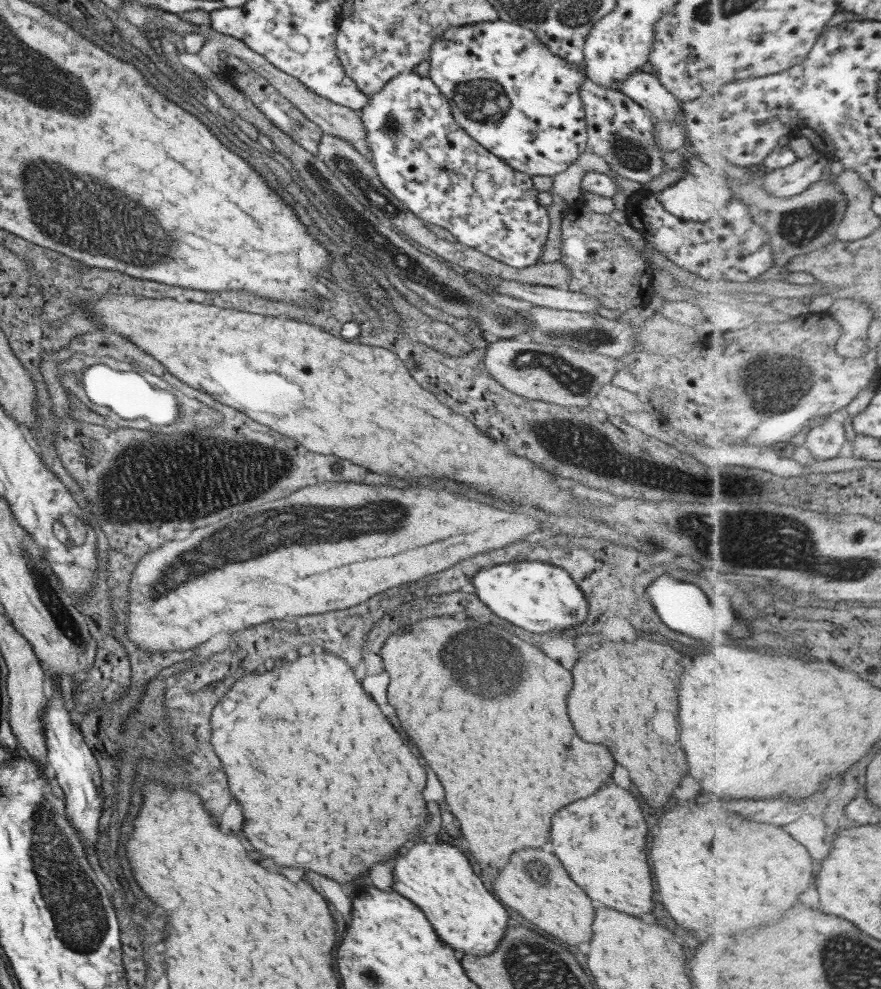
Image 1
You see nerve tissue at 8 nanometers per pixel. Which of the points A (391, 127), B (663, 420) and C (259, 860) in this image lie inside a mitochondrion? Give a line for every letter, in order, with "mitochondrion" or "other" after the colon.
A: mitochondrion
B: other
C: other

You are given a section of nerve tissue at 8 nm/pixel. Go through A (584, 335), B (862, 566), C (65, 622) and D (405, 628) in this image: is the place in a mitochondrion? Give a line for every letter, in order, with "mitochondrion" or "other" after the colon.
A: mitochondrion
B: mitochondrion
C: mitochondrion
D: other

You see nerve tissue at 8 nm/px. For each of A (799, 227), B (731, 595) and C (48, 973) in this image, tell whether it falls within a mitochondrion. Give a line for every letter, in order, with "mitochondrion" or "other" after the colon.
A: mitochondrion
B: other
C: other

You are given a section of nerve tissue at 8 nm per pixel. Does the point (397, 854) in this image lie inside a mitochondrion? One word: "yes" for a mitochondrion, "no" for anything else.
no

